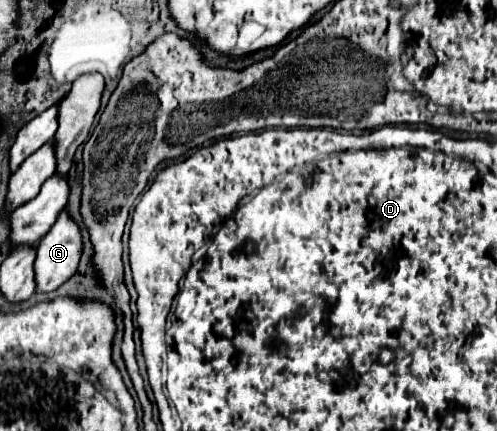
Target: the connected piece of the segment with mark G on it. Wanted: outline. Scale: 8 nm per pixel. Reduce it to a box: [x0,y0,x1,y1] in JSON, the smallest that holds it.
[35,211,83,293]

